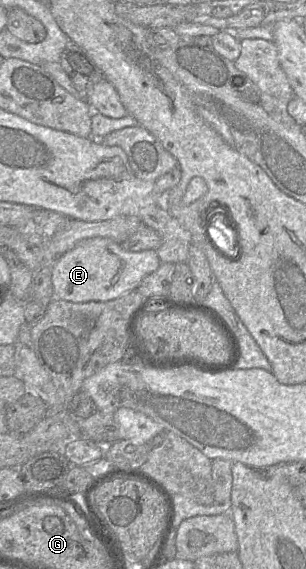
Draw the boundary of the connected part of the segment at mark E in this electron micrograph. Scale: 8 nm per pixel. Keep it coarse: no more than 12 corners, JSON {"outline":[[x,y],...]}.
{"outline":[[85,239],[50,263],[53,295],[74,303],[136,290],[160,264]]}

